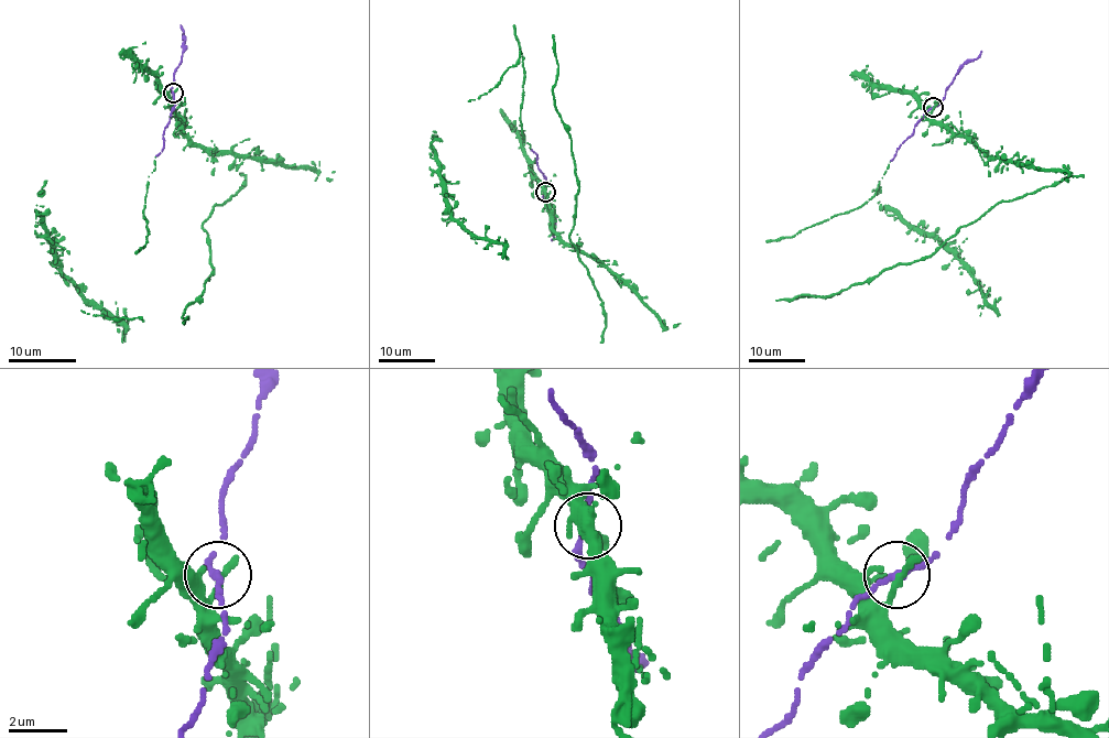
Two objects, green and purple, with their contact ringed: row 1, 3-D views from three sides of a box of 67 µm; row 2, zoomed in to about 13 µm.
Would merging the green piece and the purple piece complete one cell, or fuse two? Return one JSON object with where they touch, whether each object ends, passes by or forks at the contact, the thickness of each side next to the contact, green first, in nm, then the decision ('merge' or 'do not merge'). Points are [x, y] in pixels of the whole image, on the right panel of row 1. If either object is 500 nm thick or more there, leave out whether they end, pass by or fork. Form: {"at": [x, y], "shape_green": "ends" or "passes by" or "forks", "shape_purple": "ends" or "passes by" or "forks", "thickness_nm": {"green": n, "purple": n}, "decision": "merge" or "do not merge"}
{"at": [933, 107], "shape_green": "ends", "shape_purple": "passes by", "thickness_nm": {"green": 340, "purple": 220}, "decision": "merge"}

